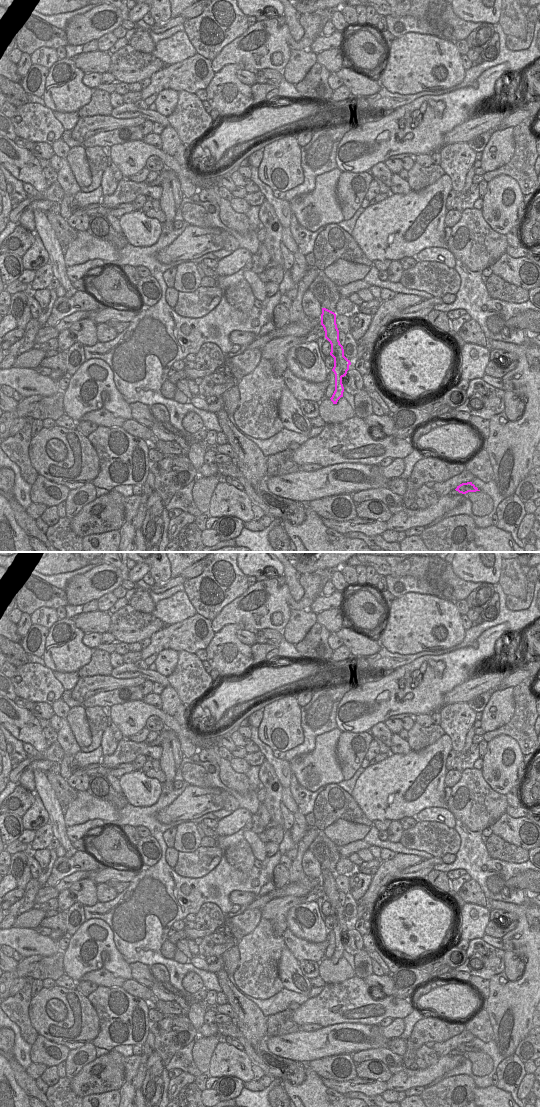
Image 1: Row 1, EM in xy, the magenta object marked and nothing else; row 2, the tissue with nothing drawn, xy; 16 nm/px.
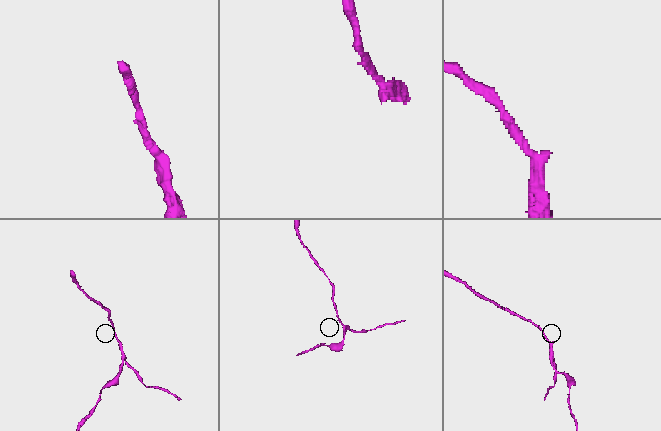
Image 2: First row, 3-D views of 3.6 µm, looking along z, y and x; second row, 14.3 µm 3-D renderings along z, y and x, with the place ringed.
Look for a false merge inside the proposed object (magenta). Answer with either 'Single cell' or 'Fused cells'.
Fused cells.

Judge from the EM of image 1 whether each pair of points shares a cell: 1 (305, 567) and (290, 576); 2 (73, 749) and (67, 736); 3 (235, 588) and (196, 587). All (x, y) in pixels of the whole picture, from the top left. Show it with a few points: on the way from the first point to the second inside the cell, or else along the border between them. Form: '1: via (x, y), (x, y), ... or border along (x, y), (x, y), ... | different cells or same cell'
1: border along (291, 562), (292, 566), (300, 574) | different cells
2: via (70, 746), (67, 739) | same cell
3: via (223, 601), (211, 607), (198, 600) | same cell

